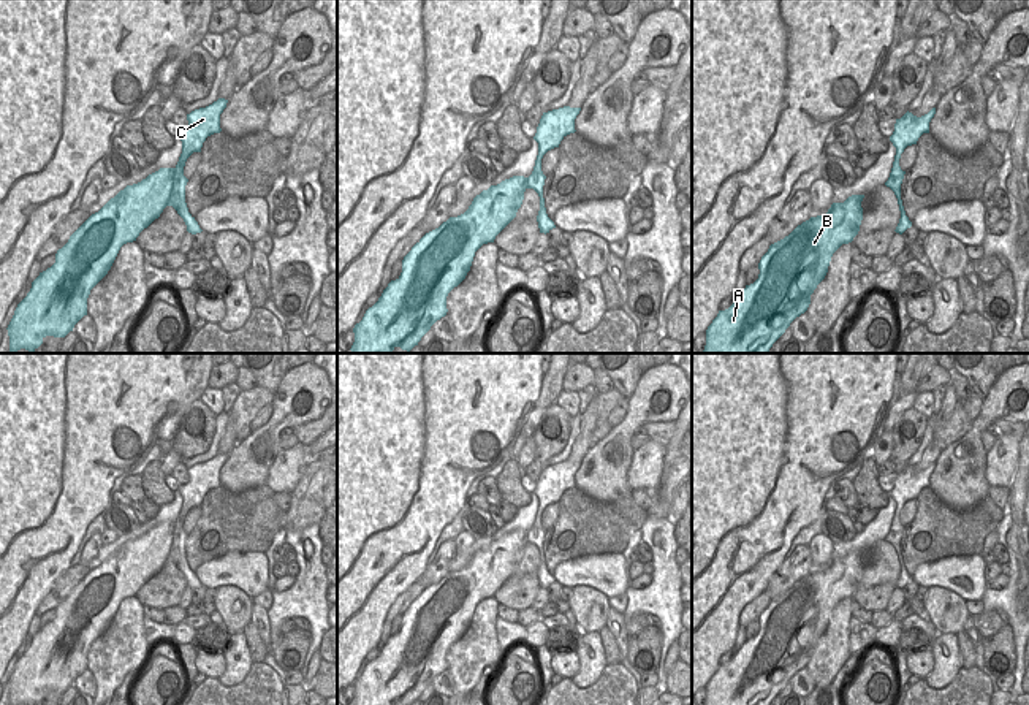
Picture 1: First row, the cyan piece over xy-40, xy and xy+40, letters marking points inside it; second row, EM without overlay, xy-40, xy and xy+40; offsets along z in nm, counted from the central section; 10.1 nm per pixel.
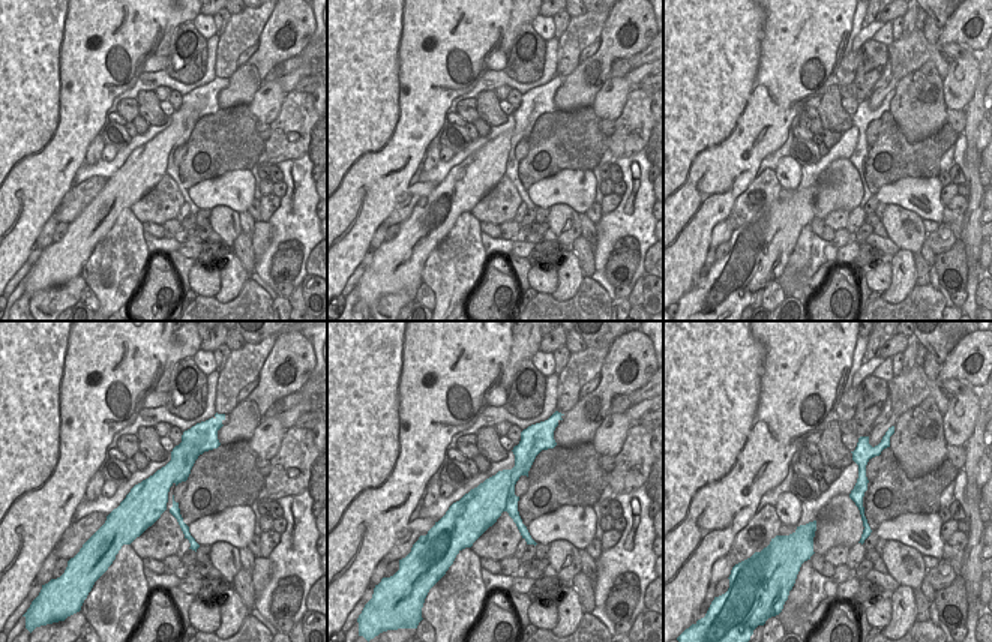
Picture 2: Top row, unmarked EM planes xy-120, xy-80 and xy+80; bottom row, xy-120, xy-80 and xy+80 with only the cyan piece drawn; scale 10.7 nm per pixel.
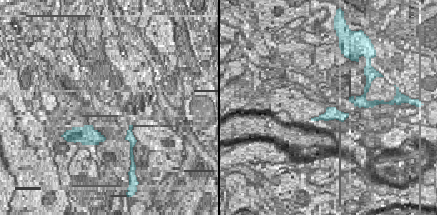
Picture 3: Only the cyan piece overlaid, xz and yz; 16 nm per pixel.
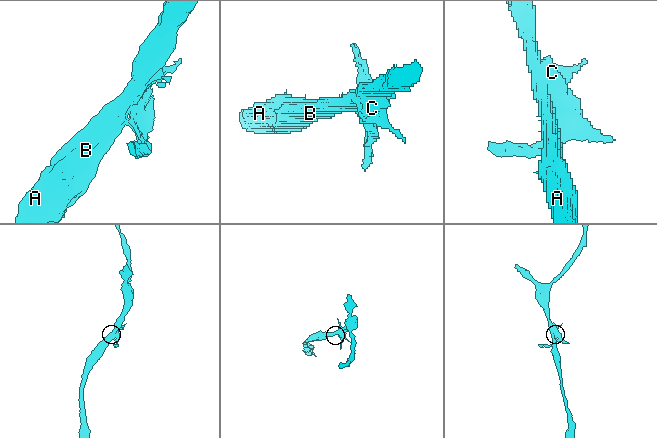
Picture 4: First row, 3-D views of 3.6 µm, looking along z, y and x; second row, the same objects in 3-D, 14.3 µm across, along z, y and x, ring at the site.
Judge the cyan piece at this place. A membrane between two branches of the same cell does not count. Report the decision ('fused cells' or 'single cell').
single cell

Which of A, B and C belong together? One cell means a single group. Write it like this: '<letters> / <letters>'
A B C

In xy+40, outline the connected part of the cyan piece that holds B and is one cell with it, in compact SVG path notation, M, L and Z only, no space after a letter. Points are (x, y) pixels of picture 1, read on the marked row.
M852 195L844 203L833 203L825 215L811 217L771 244L758 263L758 279L746 285L736 301L719 311L708 326L703 353L768 353L790 323L807 311L811 295L825 279L833 253L858 234L863 198L864 195Z

